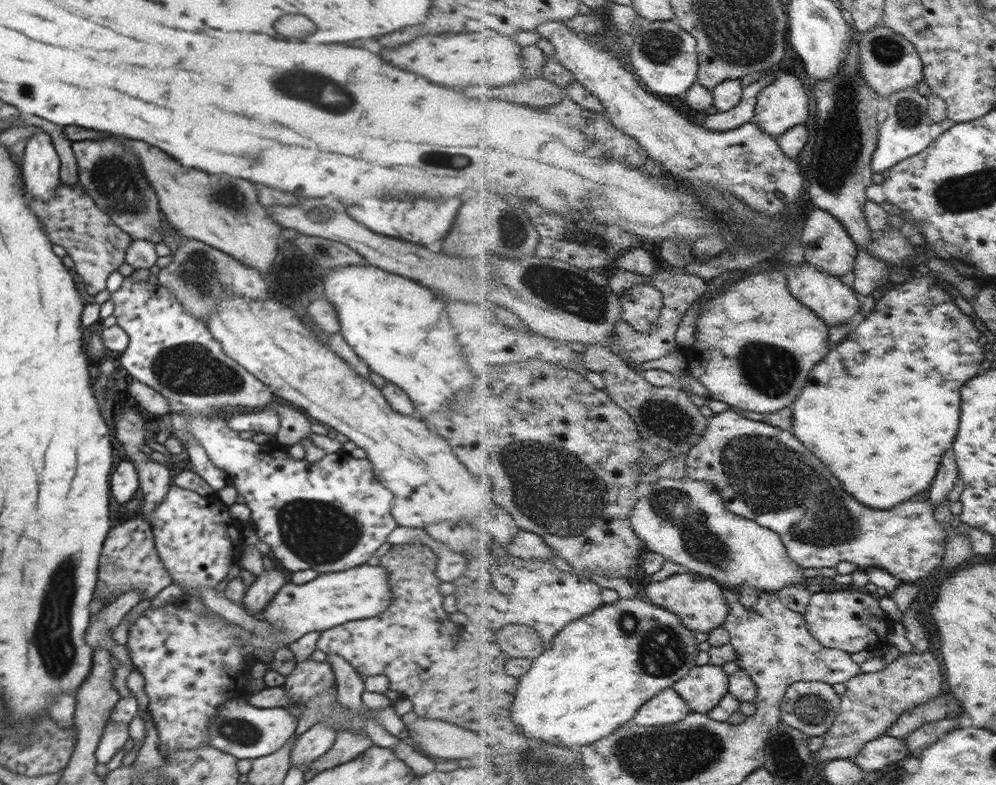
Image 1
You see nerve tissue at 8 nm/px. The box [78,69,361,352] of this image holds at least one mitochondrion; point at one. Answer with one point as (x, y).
(115, 179)

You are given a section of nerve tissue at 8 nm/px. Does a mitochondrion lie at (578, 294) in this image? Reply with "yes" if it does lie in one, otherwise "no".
yes

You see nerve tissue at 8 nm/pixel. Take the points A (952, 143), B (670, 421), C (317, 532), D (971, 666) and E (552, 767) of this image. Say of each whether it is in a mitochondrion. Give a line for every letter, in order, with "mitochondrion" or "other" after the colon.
A: other
B: mitochondrion
C: mitochondrion
D: other
E: mitochondrion

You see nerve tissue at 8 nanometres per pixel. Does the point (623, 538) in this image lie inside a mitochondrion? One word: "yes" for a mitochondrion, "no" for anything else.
no

